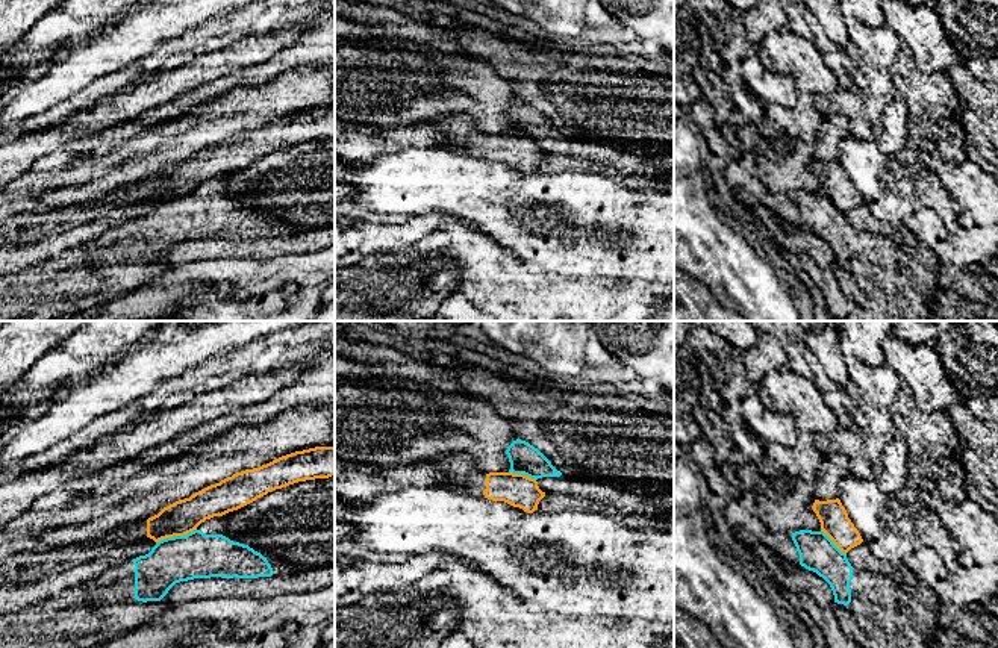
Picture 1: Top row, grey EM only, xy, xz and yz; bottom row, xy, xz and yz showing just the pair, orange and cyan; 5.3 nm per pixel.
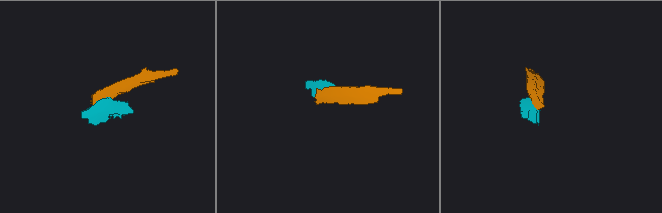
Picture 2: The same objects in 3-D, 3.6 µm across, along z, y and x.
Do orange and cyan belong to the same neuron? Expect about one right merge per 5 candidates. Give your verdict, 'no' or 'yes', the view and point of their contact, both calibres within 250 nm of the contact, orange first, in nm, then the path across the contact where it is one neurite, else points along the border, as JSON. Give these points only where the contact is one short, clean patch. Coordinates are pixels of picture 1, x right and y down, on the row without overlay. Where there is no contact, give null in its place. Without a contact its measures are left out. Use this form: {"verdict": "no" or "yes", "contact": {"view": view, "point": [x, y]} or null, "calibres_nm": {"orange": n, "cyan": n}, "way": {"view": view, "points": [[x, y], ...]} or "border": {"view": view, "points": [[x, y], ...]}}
{"verdict": "no", "contact": {"view": "xy", "point": [176, 196]}, "calibres_nm": {"orange": 180, "cyan": 240}, "border": {"view": "xy", "points": [[196, 190], [184, 196], [162, 199], [156, 203]]}}

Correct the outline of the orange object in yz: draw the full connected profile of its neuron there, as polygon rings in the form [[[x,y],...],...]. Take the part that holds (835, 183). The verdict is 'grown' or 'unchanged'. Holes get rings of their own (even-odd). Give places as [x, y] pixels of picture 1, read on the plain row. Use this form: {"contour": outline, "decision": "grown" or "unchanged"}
{"contour": [[[839,159],[827,162],[815,160],[812,170],[821,183],[821,192],[824,192],[842,213],[847,215],[851,209],[863,203]]], "decision": "unchanged"}

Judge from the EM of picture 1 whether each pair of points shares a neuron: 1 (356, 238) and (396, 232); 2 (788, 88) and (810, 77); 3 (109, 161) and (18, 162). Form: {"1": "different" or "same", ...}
{"1": "same", "2": "different", "3": "different"}

